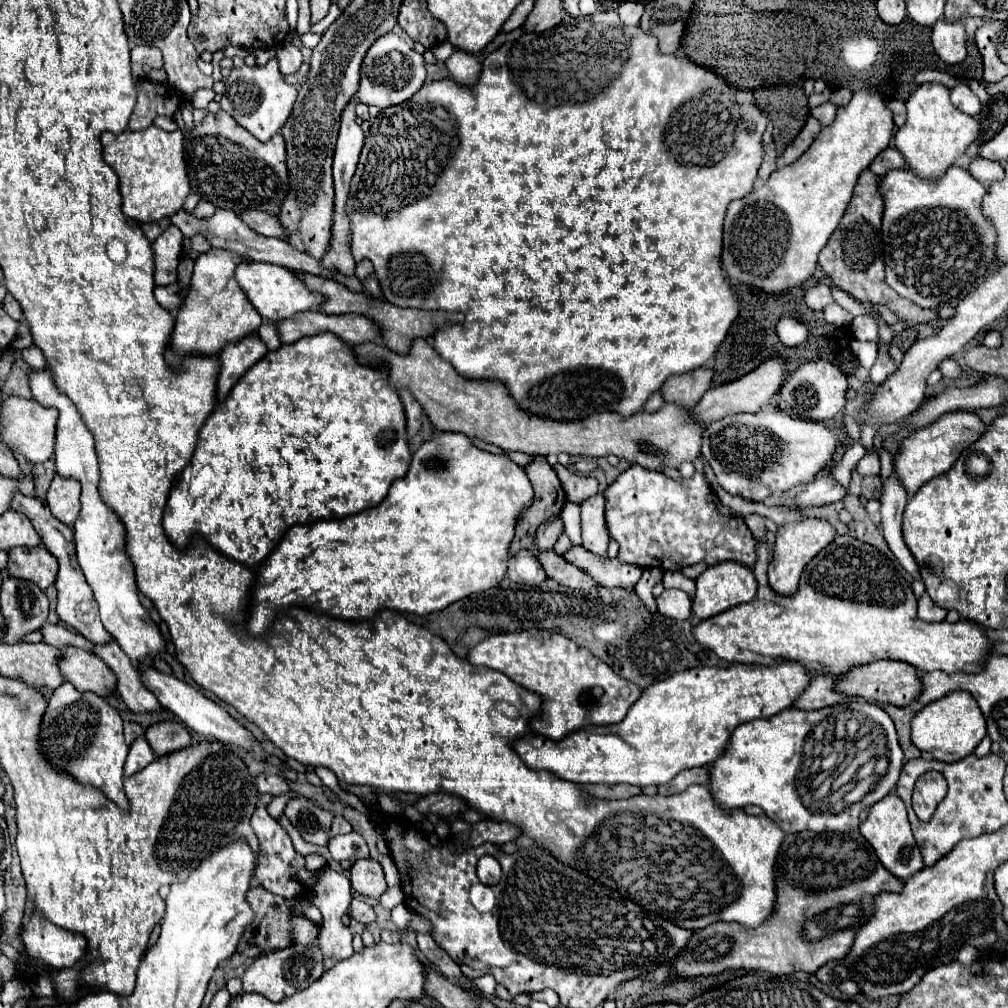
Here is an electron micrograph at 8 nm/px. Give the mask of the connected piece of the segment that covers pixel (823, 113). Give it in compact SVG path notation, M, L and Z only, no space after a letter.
M824 103L824 105L820 105L820 107L814 107L814 109L810 111L810 115L816 117L816 119L820 121L822 127L828 127L828 125L834 121L836 105L832 105L832 103Z

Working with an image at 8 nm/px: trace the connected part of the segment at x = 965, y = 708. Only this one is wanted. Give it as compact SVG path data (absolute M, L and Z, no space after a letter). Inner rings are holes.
M956 691L946 695L944 699L924 705L910 721L910 731L912 731L912 743L922 753L932 753L932 755L936 753L934 757L942 761L958 761L968 757L976 749L976 745L984 739L986 721L976 699L972 699L968 691ZM944 755L950 755L954 759L944 759Z

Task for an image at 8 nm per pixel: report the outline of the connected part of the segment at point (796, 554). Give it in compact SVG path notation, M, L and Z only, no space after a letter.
M810 517L810 519L800 519L796 523L784 523L776 529L776 543L774 543L774 559L768 567L768 581L774 591L780 595L792 595L798 589L798 579L806 563L818 555L828 543L832 543L836 535L836 529L830 525L828 519L822 517Z

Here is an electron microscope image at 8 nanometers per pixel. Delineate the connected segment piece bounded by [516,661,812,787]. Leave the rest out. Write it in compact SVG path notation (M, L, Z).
M788 661L772 667L694 667L644 689L622 723L586 727L562 741L544 739L542 735L524 737L516 743L516 753L528 767L552 771L572 783L664 785L684 769L712 765L722 757L738 725L790 709L810 679L810 671L804 665Z

